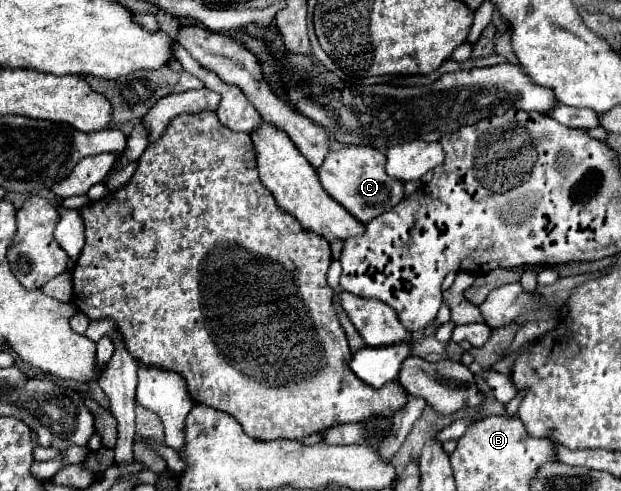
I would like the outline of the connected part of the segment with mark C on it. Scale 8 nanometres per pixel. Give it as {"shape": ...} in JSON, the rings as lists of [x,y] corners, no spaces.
{"shape":[[[347,146],[337,152],[329,152],[323,166],[317,170],[319,180],[329,196],[333,196],[349,214],[353,214],[359,222],[367,224],[371,218],[377,218],[379,214],[395,208],[399,200],[403,200],[405,190],[403,182],[391,178],[383,166],[385,166],[385,154],[381,154],[375,148],[369,146]]]}

